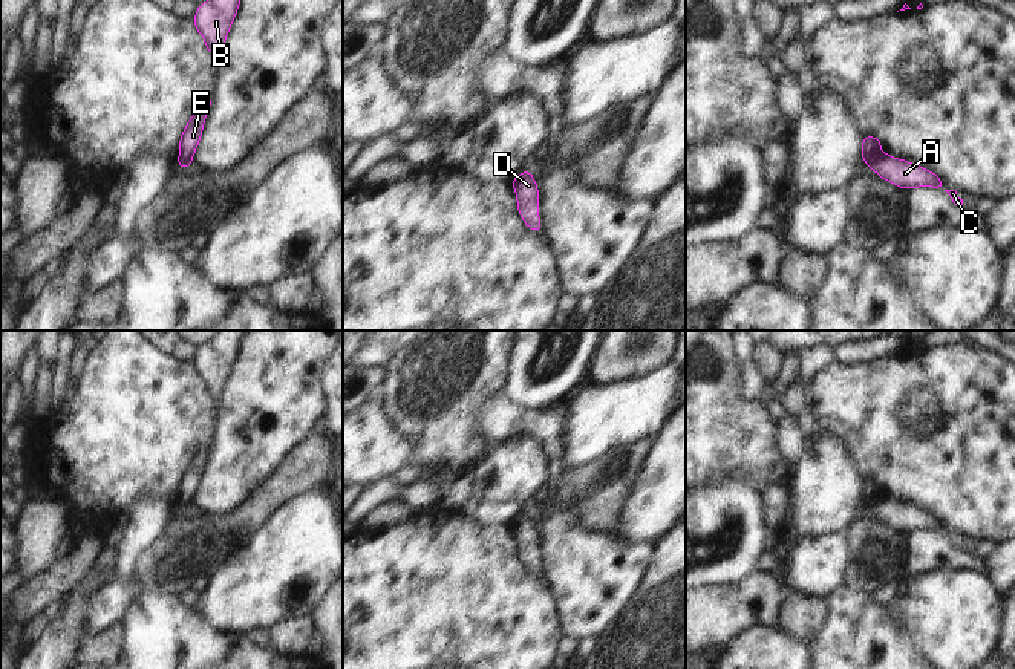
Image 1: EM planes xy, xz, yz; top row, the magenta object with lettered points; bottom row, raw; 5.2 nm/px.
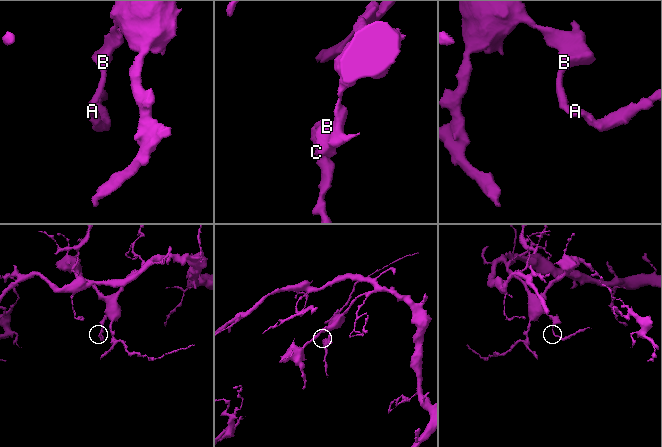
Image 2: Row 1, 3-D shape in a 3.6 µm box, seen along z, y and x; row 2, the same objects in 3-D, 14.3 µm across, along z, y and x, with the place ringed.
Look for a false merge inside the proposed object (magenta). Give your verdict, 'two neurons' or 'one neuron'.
two neurons

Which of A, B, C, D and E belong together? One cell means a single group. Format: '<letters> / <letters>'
A C D / B E

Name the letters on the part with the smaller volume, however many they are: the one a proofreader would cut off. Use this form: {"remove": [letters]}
{"remove": ["A", "C", "D"]}

